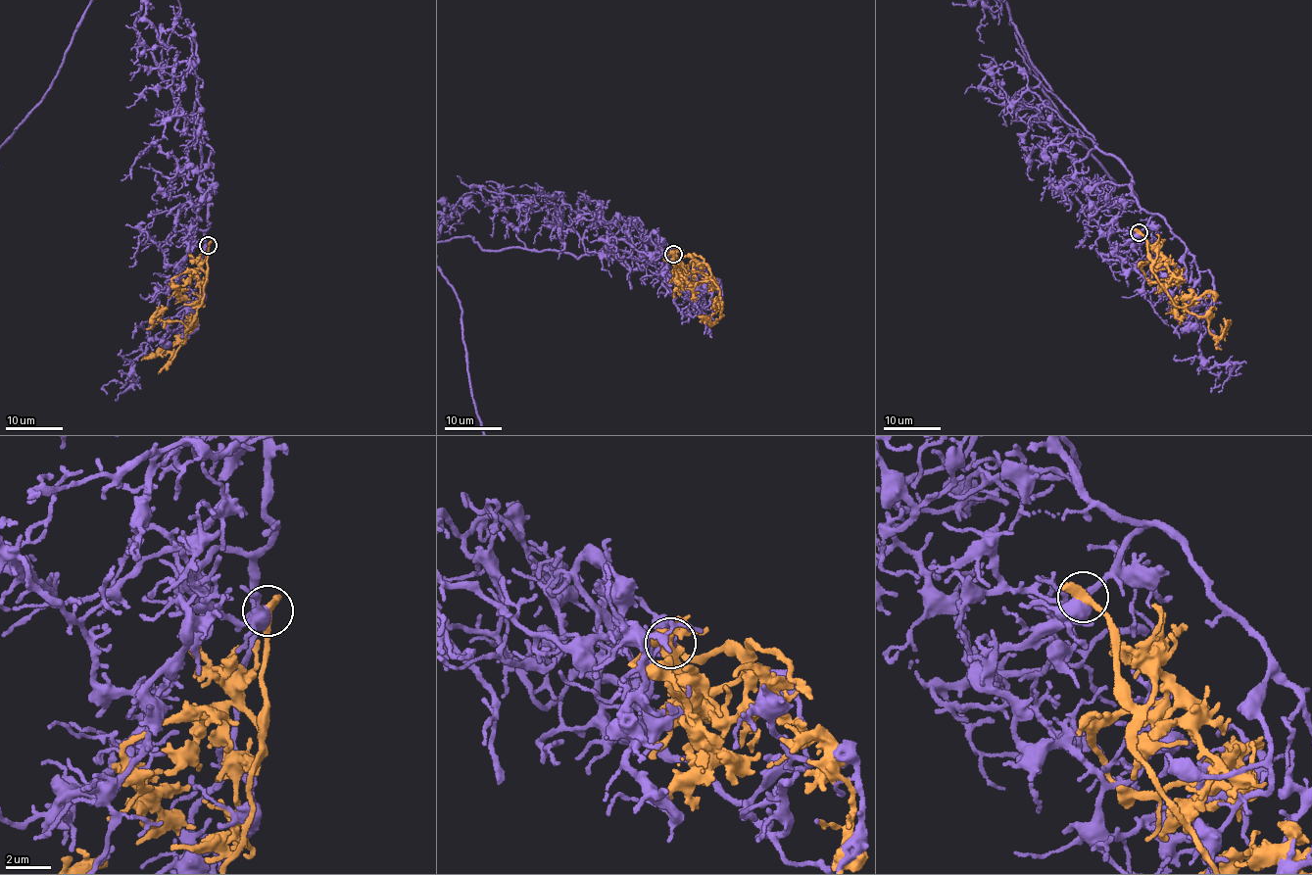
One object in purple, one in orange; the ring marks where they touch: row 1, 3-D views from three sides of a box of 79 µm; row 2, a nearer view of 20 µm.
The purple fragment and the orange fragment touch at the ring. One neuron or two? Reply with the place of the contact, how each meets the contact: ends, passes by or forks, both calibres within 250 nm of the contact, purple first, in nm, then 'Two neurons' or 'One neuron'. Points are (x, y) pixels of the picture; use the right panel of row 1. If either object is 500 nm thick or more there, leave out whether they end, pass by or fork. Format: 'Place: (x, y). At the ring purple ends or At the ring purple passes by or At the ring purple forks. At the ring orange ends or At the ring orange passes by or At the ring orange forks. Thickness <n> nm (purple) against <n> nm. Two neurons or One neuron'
Place: (1139, 232). Thickness 500 nm (purple) against 420 nm. Two neurons

